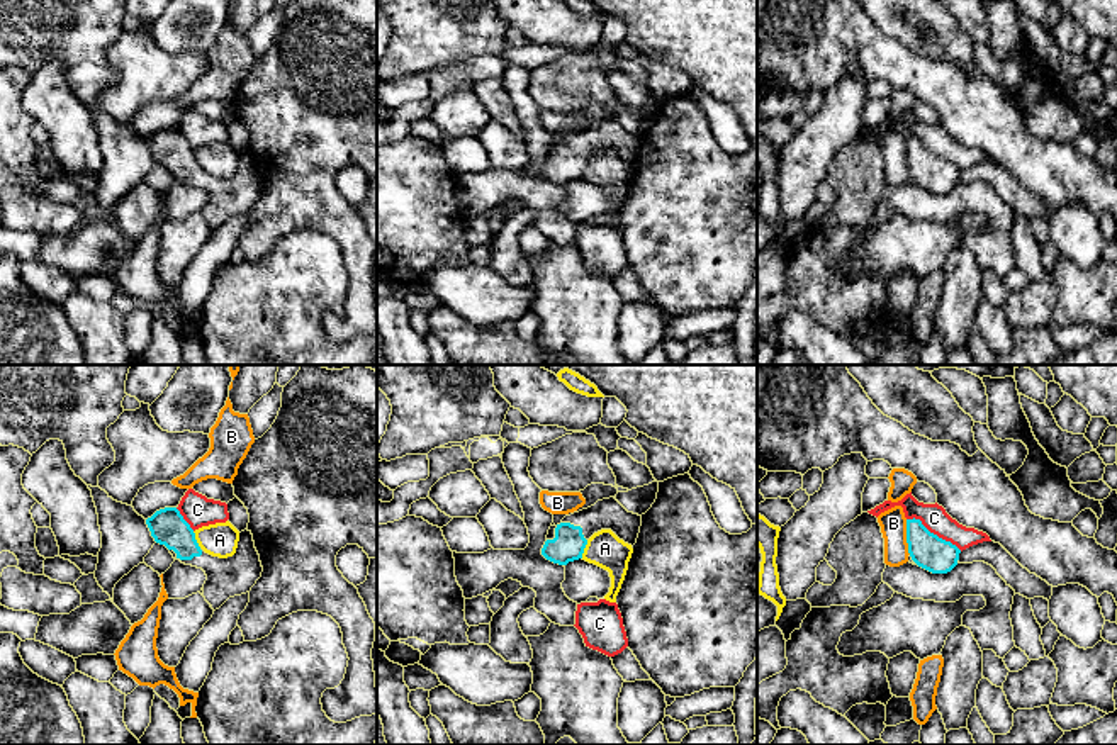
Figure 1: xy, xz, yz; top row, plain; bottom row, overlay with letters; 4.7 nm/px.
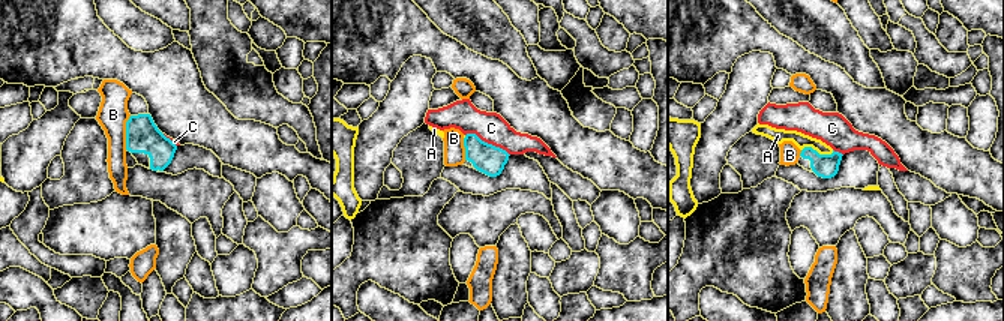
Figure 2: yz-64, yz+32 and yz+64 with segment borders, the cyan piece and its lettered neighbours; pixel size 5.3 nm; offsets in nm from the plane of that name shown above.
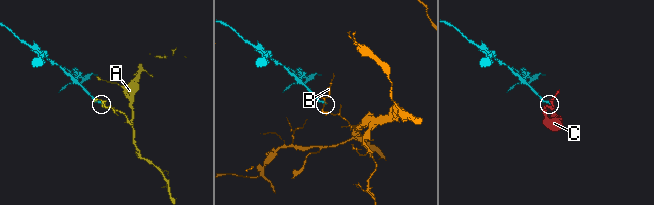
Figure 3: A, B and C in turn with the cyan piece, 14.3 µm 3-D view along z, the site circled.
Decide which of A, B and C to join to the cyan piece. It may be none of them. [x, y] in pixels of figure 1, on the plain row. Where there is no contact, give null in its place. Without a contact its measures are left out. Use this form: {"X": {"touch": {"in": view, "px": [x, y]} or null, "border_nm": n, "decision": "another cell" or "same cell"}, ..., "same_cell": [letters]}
{"A": {"touch": {"in": "xz", "px": [584, 167]}, "border_nm": 90, "decision": "another cell"}, "B": {"touch": {"in": "yz", "px": [907, 156]}, "border_nm": 170, "decision": "another cell"}, "C": {"touch": {"in": "yz", "px": [932, 153]}, "border_nm": 300, "decision": "another cell"}, "same_cell": []}

